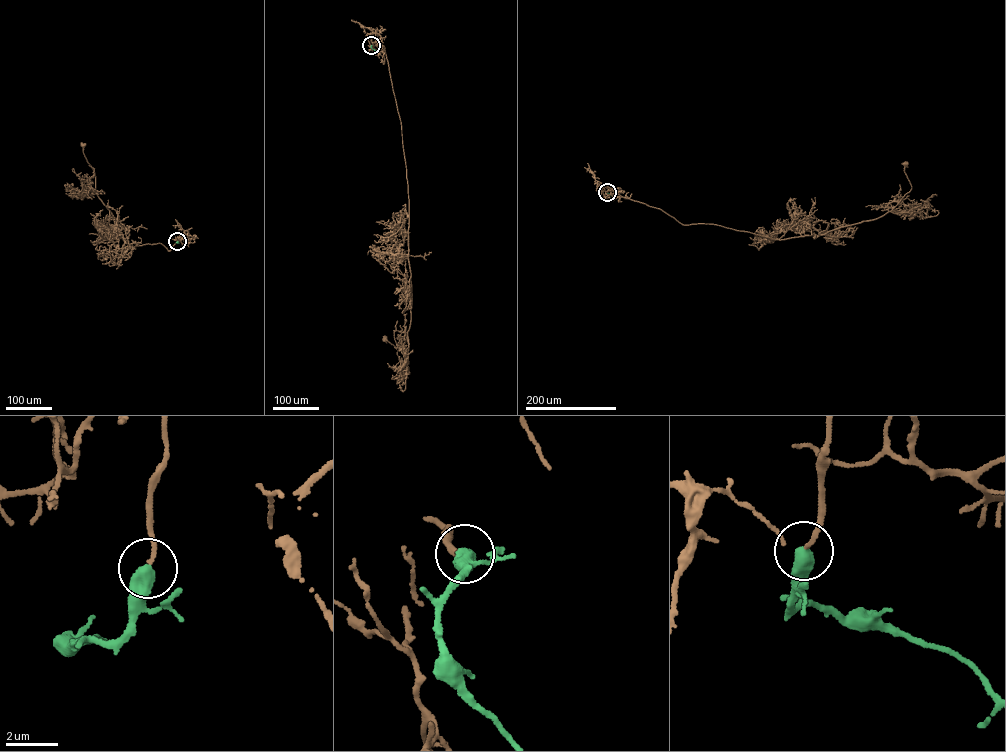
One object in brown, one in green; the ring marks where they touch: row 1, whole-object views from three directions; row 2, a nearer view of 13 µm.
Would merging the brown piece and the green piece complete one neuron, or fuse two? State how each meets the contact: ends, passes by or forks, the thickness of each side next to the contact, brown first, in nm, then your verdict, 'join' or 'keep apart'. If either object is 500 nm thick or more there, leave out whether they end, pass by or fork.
calibres 150 and 600 nm; join

